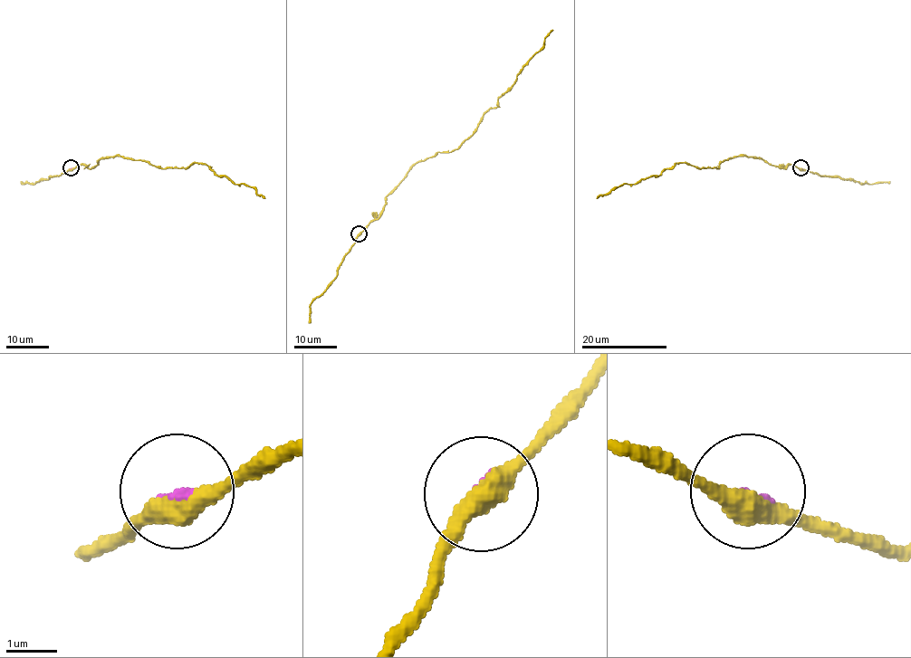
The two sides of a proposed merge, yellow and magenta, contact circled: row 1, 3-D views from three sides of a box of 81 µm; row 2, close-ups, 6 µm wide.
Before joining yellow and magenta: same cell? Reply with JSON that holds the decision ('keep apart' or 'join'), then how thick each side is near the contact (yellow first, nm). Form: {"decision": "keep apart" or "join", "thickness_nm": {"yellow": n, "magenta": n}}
{"decision": "keep apart", "thickness_nm": {"yellow": 420, "magenta": 120}}

